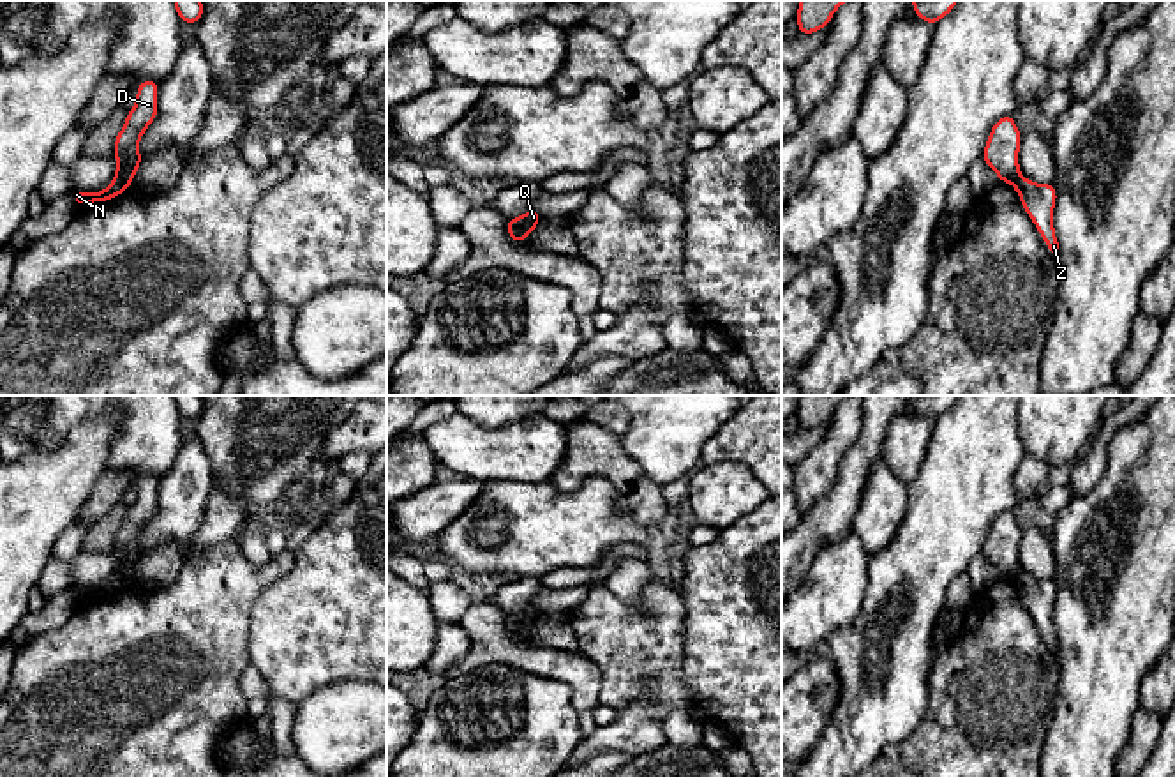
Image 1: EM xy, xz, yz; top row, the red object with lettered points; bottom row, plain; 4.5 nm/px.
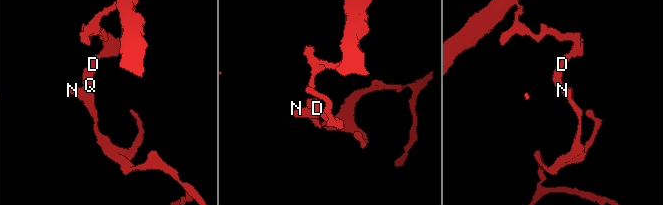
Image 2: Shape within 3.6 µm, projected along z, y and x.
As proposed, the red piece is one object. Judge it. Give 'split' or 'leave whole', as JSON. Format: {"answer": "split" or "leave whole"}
{"answer": "split"}

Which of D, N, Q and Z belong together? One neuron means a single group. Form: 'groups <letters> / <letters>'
groups D Q / N Z

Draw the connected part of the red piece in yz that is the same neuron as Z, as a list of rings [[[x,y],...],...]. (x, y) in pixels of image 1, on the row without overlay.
[[[1020,570],[1013,581],[1020,592],[1022,602],[1036,620],[1046,643],[1053,650],[1059,650],[1059,637],[1053,625],[1053,602],[1057,597],[1053,579],[1034,579]]]

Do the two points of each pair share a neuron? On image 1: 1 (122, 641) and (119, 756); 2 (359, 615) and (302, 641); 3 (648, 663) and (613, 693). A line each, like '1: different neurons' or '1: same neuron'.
1: same neuron
2: same neuron
3: same neuron

